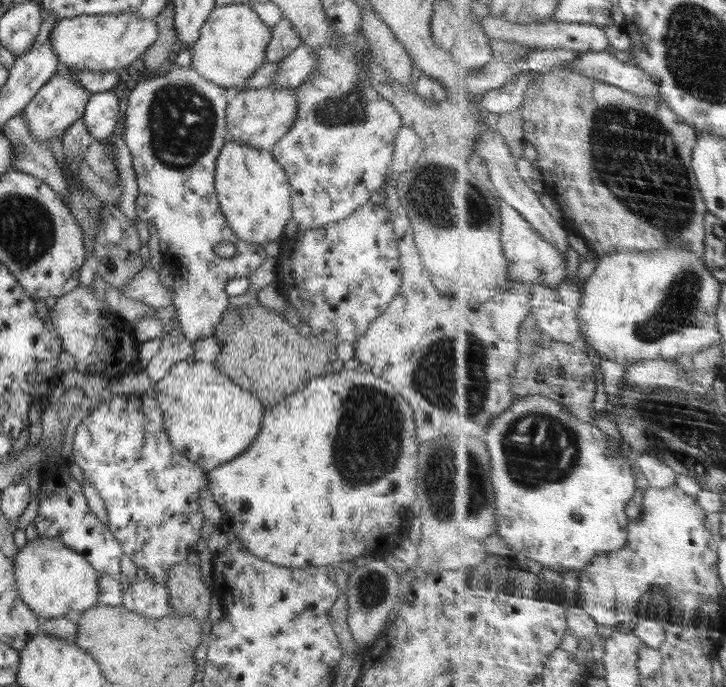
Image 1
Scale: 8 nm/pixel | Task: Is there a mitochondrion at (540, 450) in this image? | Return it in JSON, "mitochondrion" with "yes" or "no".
{"mitochondrion":"yes"}

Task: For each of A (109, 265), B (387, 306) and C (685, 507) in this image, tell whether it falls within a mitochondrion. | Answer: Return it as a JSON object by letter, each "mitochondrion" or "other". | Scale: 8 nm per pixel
{"A":"other","B":"other","C":"other"}

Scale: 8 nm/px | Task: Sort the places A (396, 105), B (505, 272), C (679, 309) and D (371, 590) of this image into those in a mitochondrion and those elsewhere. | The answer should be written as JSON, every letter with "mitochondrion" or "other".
{"A":"other","B":"other","C":"mitochondrion","D":"mitochondrion"}

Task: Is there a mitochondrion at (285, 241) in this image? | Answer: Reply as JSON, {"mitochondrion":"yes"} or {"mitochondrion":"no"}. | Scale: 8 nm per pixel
{"mitochondrion":"no"}

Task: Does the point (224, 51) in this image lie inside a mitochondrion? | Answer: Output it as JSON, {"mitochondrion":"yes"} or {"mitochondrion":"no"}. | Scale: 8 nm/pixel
{"mitochondrion":"no"}

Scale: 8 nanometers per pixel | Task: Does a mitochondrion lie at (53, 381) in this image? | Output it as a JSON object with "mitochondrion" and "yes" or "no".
{"mitochondrion":"no"}

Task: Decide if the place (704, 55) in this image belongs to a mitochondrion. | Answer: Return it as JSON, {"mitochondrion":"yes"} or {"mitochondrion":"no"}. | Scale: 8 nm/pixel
{"mitochondrion":"yes"}

